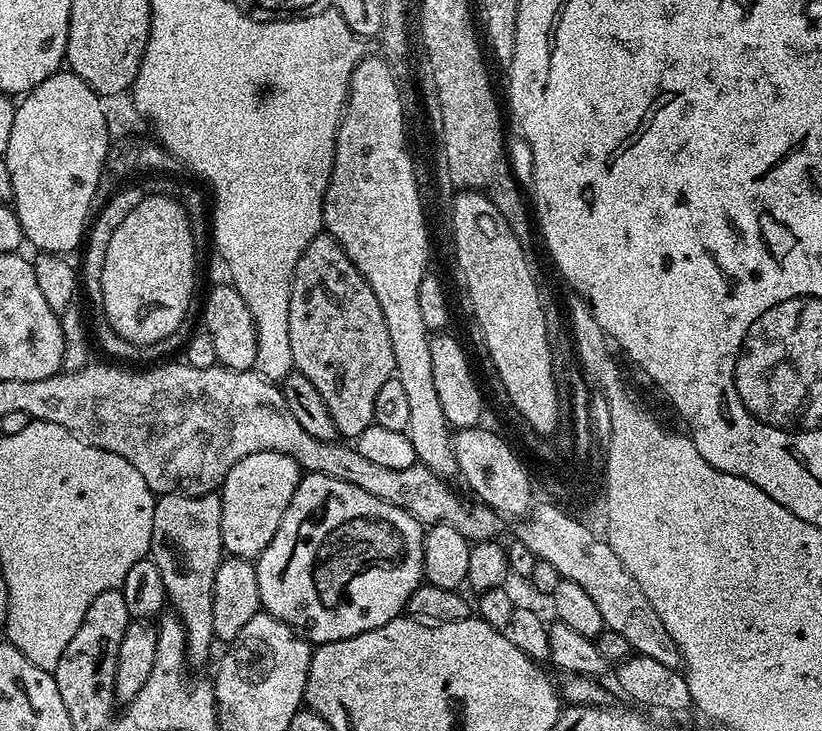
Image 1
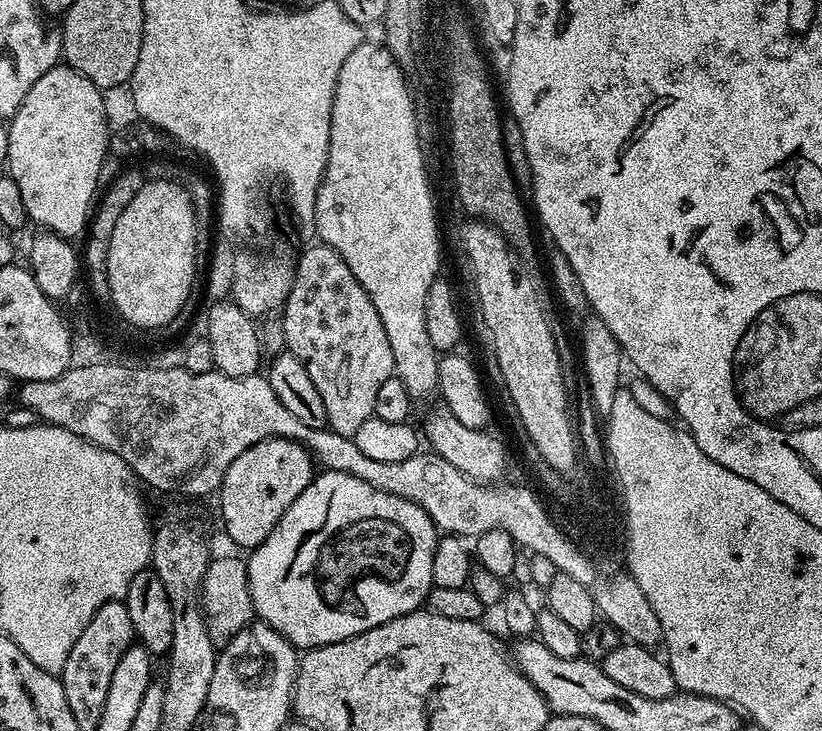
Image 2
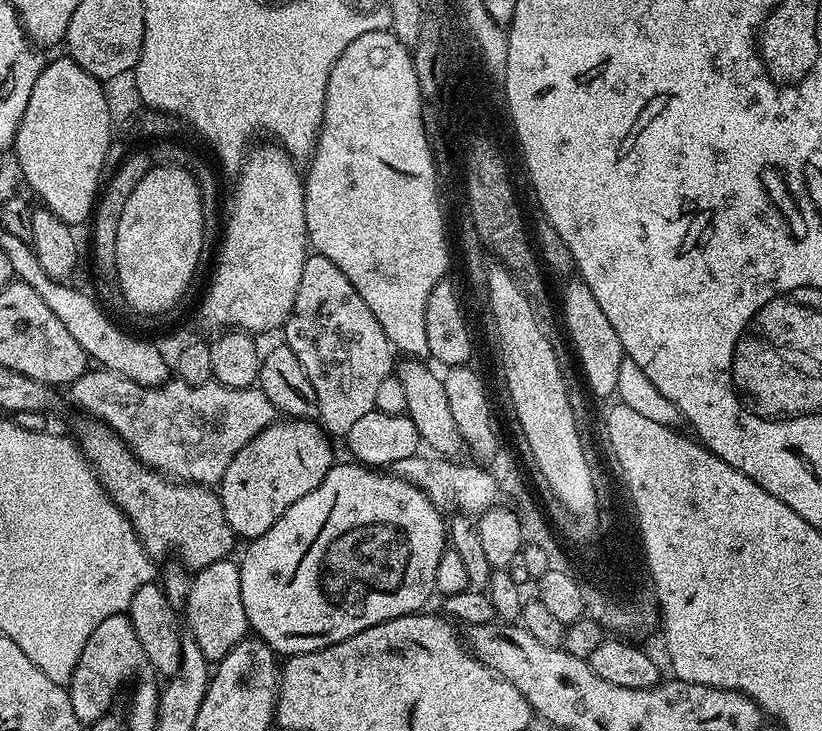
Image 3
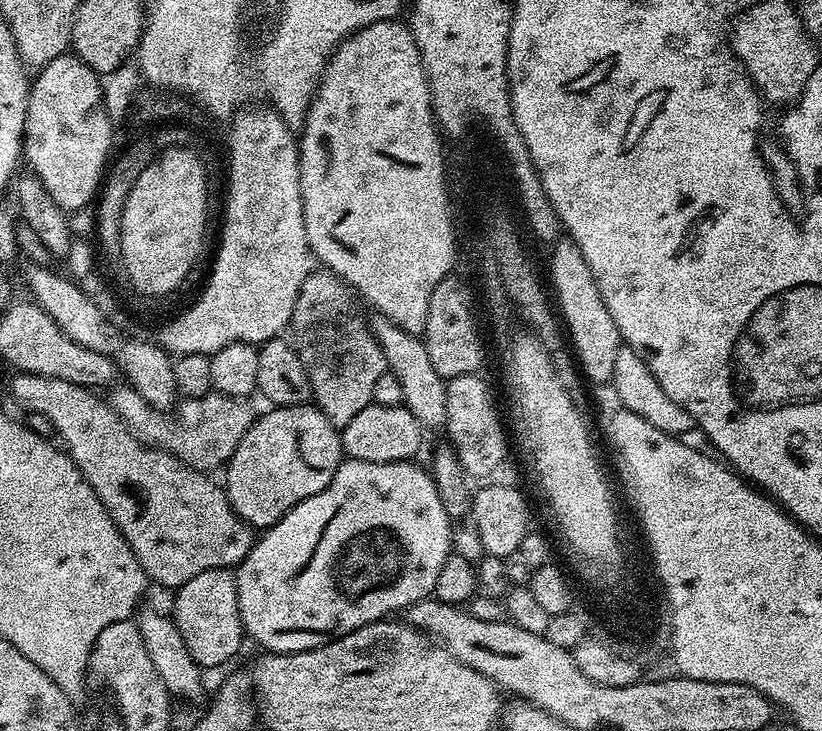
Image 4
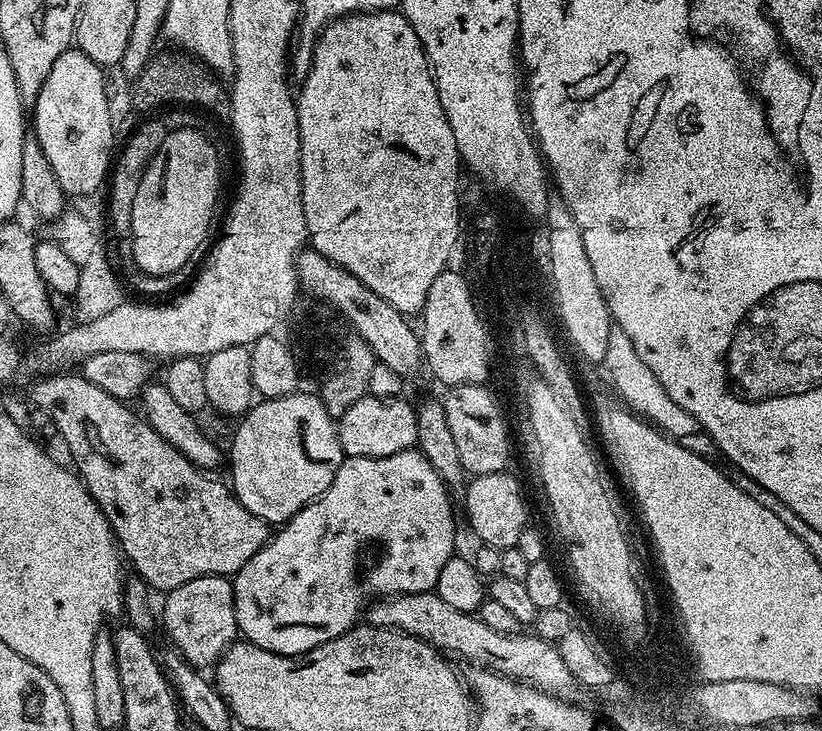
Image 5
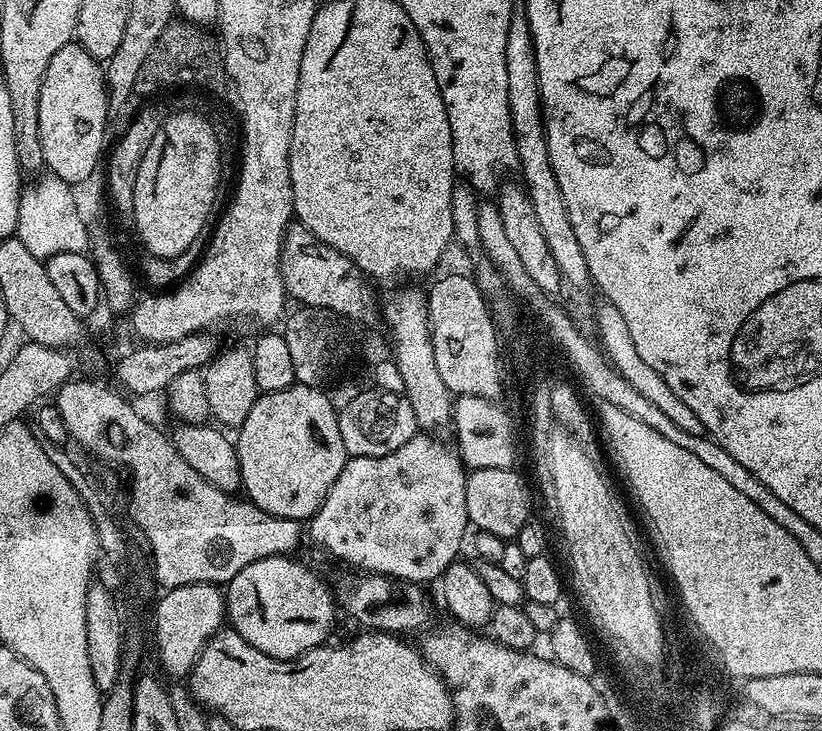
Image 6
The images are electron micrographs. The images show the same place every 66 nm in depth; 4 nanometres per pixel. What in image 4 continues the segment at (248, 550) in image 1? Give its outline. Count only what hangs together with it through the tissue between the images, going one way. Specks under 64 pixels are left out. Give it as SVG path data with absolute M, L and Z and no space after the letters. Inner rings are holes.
M315 403L295 404L285 408L272 406L267 410L269 412L265 416L257 415L253 419L242 442L238 442L234 454L226 465L226 473L228 472L226 491L230 506L256 530L271 528L291 508L298 506L298 502L326 490L326 486L332 481L342 462L340 432Z

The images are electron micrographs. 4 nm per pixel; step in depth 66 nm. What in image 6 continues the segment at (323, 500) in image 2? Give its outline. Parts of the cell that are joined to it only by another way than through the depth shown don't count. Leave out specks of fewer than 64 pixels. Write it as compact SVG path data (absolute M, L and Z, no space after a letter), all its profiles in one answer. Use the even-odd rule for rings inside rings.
M418 434L414 438L410 438L410 442L406 442L406 446L398 446L398 450L394 450L385 456L354 456L344 463L342 474L338 474L338 478L334 482L334 486L330 486L330 490L326 494L326 498L322 502L319 512L312 515L310 527L312 527L312 540L316 544L321 544L326 551L332 556L337 556L340 560L345 560L345 565L351 566L356 570L363 570L368 574L378 576L390 576L393 580L408 580L411 584L427 585L427 580L432 582L439 581L444 575L444 571L451 564L457 563L460 552L460 543L464 540L464 531L469 531L468 511L466 510L466 468L462 463L459 455L451 447L447 448L444 444L439 444L437 437L432 434ZM291 555L271 556L258 562L250 562L246 570L238 570L234 578L226 585L226 620L231 631L246 638L254 650L262 650L262 654L270 654L279 660L293 660L311 648L318 648L329 639L332 623L336 620L338 605L334 592L320 581L316 572L311 572L300 560L292 560Z

